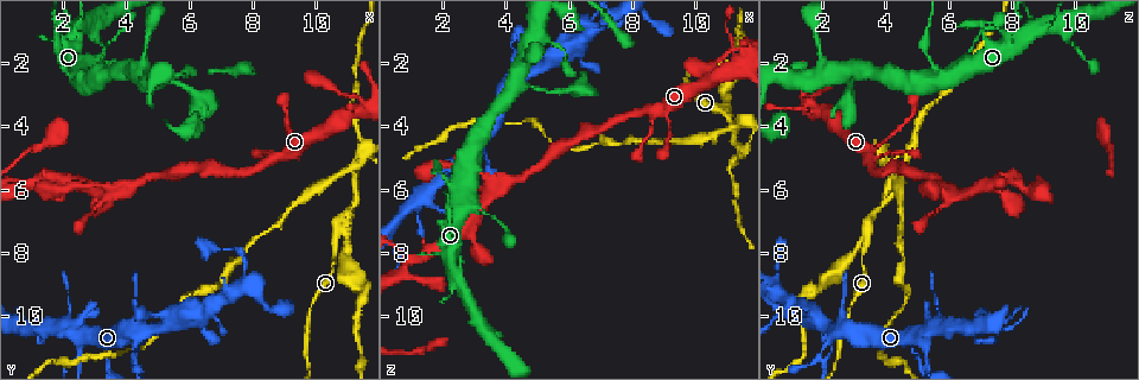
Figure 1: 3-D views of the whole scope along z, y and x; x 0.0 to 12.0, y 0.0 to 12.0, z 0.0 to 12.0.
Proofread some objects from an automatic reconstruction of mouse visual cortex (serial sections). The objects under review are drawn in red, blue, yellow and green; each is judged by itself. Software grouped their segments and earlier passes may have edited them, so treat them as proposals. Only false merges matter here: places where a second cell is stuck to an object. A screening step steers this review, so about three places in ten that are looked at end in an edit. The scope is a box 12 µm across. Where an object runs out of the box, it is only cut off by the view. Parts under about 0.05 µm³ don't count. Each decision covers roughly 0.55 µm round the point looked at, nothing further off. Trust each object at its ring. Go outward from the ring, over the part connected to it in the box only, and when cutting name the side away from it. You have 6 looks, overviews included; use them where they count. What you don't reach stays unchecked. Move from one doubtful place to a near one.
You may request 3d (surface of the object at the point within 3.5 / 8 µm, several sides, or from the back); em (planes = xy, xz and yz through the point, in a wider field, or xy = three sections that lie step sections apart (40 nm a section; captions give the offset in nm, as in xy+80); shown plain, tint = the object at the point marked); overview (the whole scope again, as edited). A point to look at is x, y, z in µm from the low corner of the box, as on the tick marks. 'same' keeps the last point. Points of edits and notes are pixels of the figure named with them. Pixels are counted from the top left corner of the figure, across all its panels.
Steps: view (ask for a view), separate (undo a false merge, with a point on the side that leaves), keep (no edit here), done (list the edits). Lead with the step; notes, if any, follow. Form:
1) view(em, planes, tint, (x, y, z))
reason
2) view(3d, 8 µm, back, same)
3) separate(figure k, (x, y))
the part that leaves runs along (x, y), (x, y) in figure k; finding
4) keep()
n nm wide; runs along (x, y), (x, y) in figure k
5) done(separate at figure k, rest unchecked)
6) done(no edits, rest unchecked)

view(3d, 3.5 µm, (10.7, 7.3, 3.4))
two arms at a narrow angle

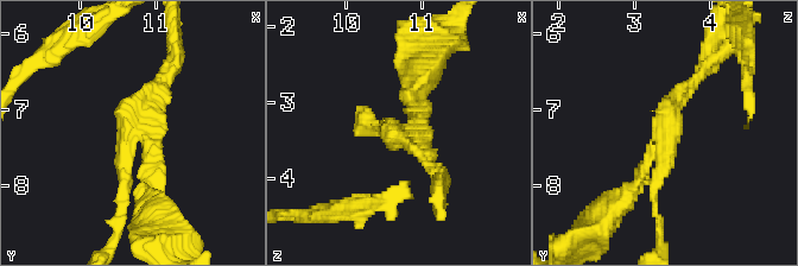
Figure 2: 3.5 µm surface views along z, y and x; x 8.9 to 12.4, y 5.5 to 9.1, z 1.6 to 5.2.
view(em, planes, tint, (10.65, 7.35, 3.40))
3 arms; arms of 150, 150, 200 nm; now the EM

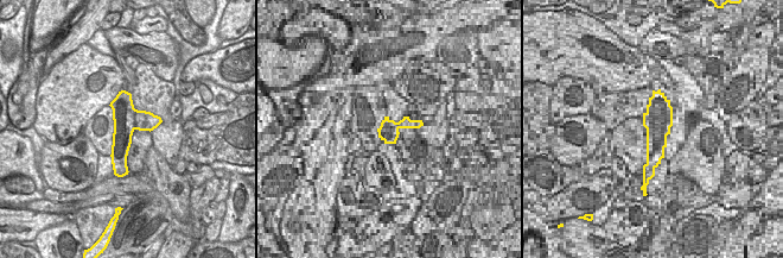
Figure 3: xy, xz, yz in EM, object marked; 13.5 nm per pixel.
separate(figure 2, (141, 173))
380 nm wide; a second cell is stuck on

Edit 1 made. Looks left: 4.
view(3d, 3.5 µm, (2.4, 10.5, 5.3))

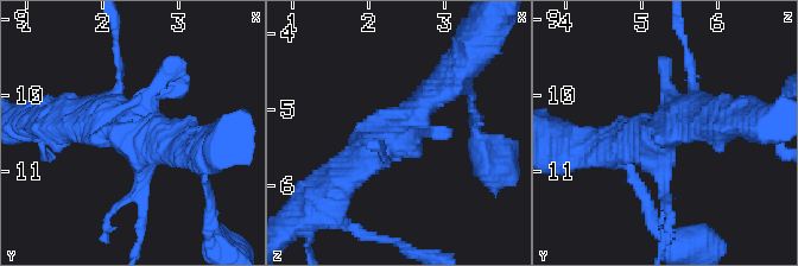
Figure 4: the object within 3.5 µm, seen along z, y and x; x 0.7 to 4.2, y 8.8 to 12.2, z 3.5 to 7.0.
view(em, xy, step 5, tint, (2.40, 10.50, 5.25))

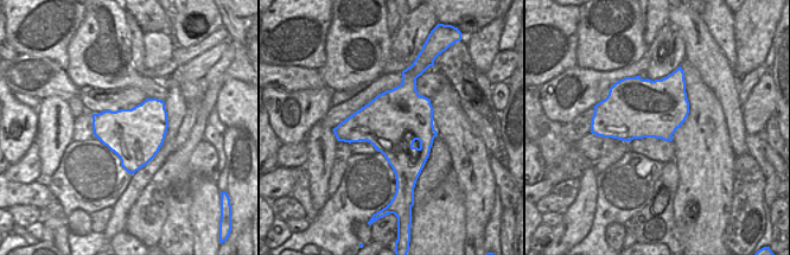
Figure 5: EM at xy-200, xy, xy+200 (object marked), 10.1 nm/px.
keep()
all the same cell

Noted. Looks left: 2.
view(3d, 3.5 µm, back, (1.9, 1.8, 5.4))
thin neck

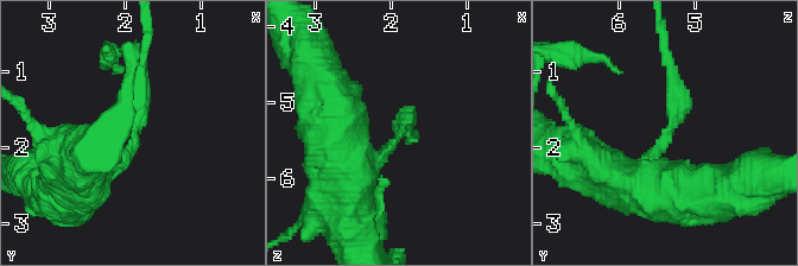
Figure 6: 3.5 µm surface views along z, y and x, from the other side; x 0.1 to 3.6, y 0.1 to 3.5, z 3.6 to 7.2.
view(em, xy, step 5, tint, (1.85, 1.85, 5.35))
arms of 200, 250 nm; need the tissue

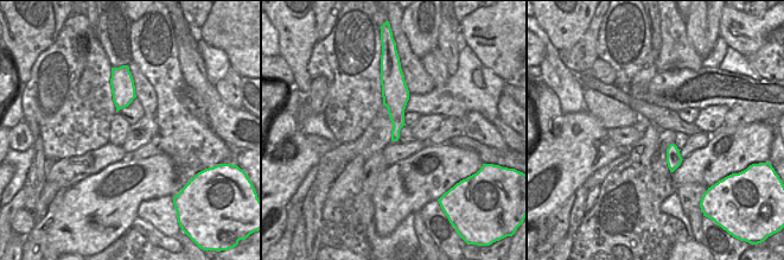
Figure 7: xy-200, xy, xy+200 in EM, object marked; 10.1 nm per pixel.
separate(figure 6, (138, 100))
the part that leaves runs along (133, 144), (147, 35) in figure 6; two cells meet here

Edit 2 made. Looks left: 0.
done(separate at figure 2, separate at figure 6, rest unchecked)

